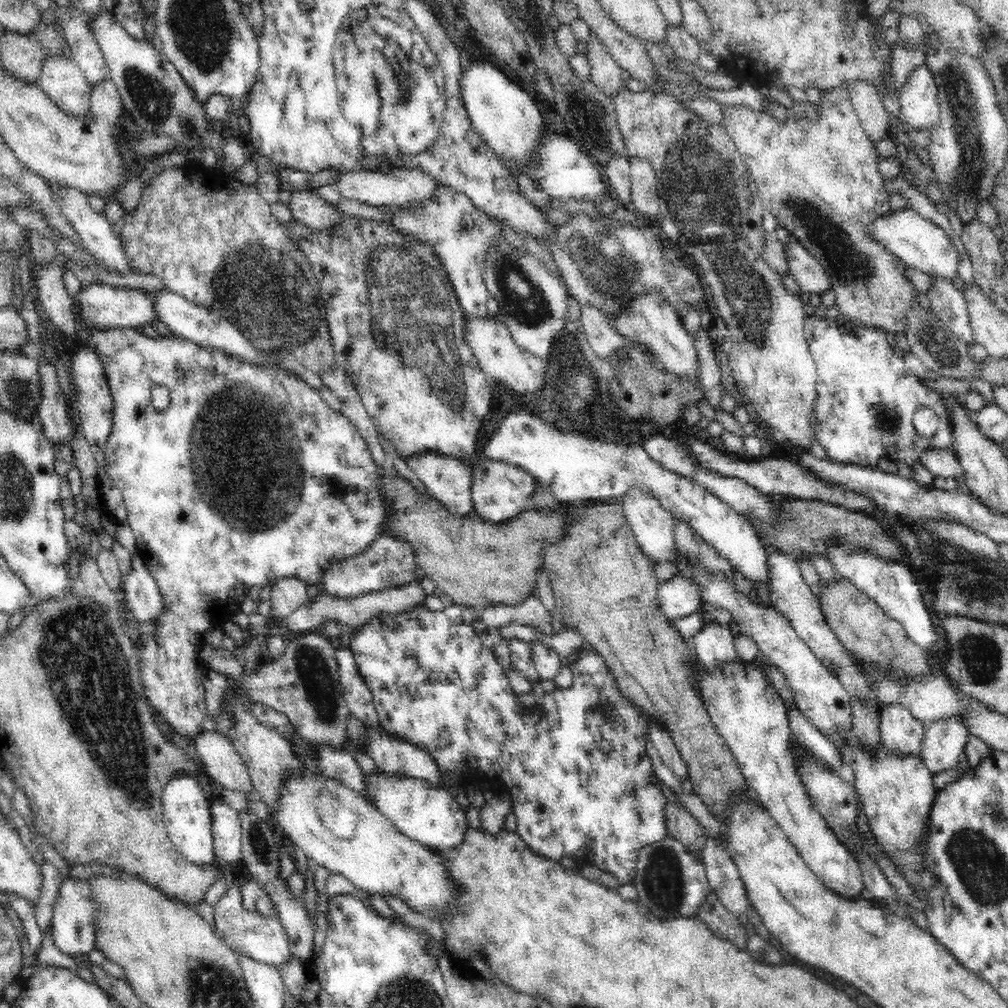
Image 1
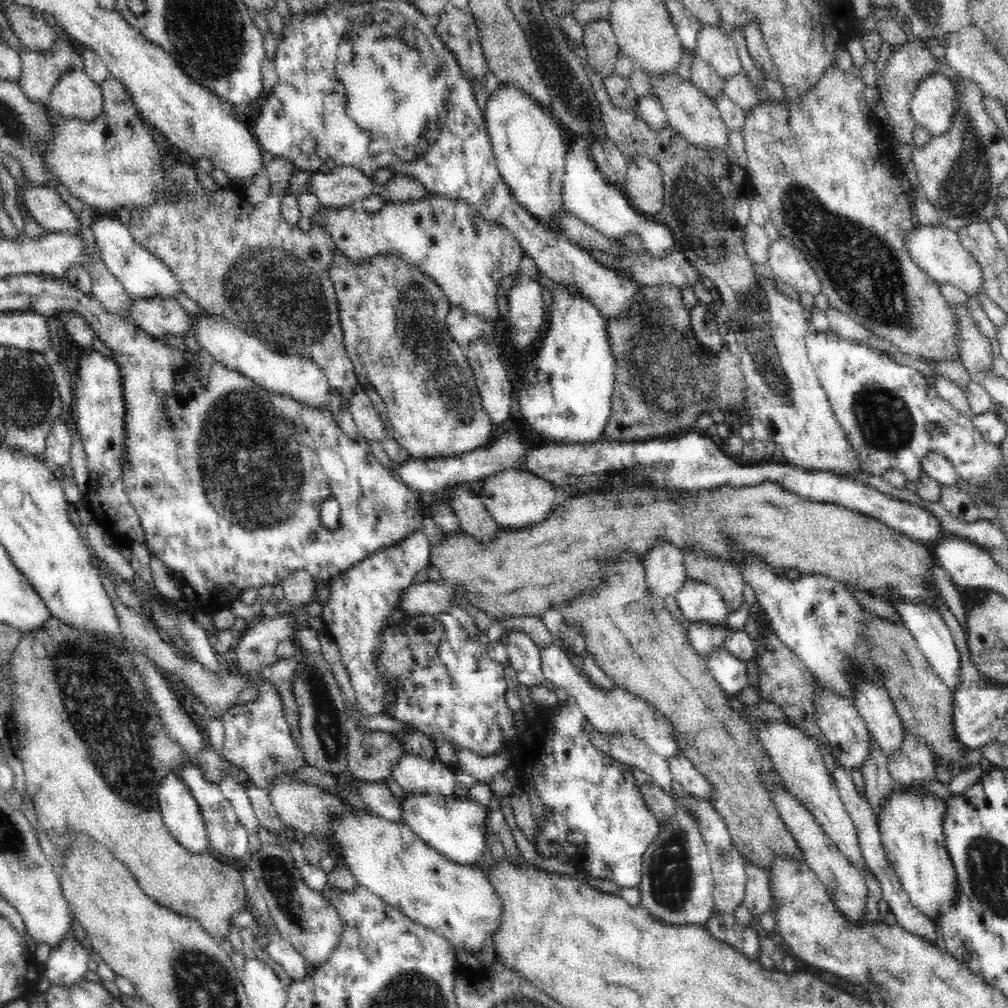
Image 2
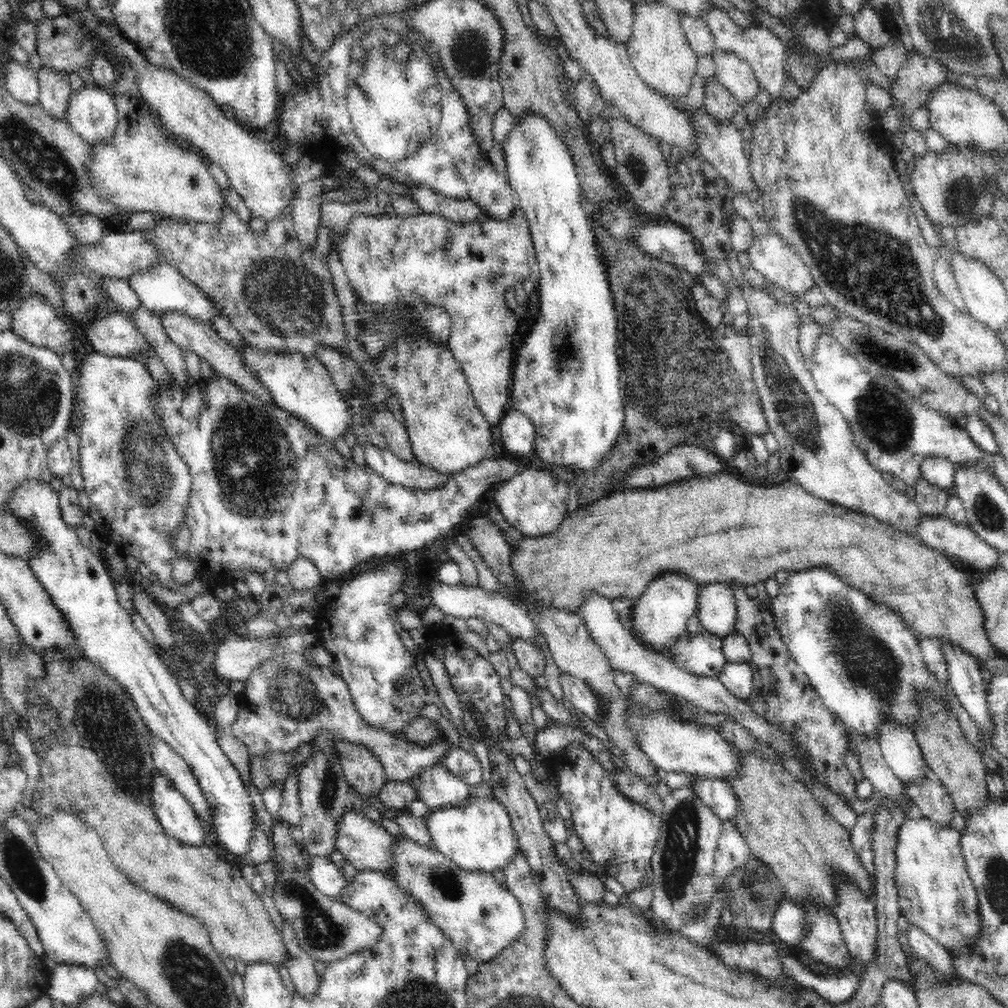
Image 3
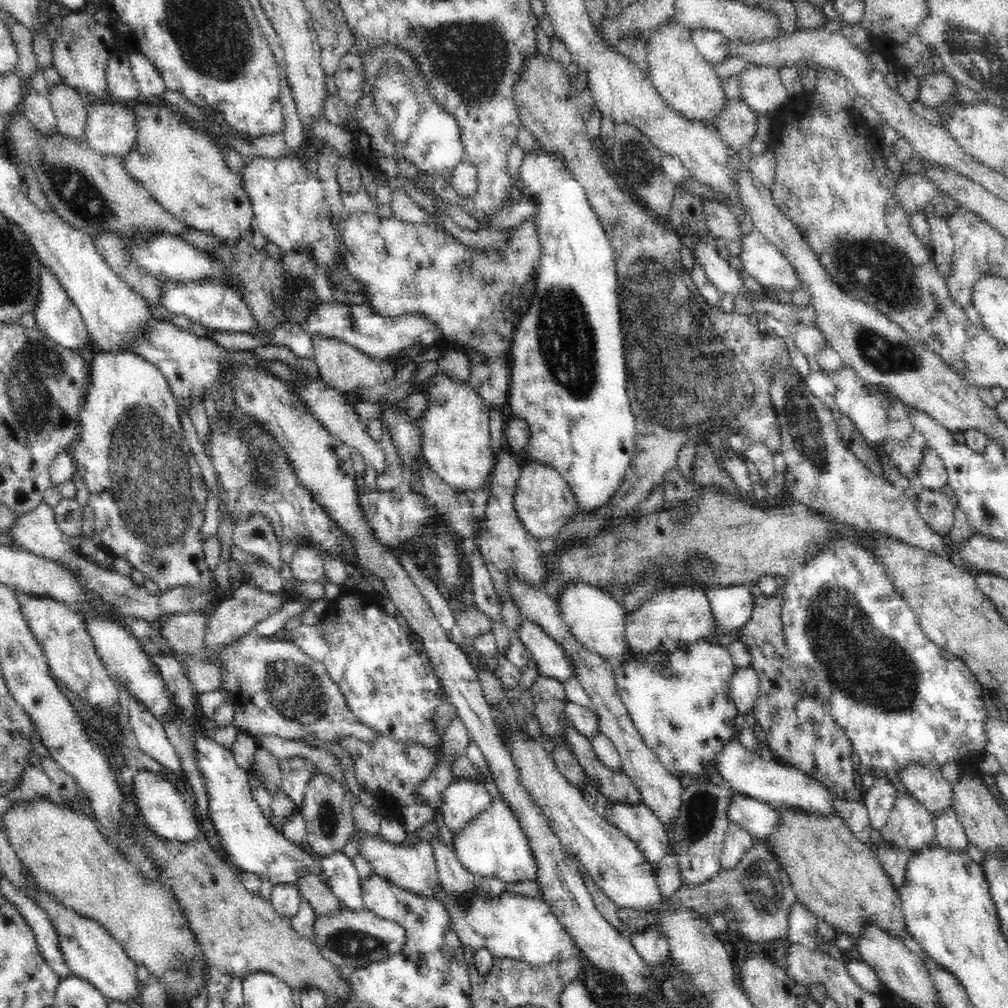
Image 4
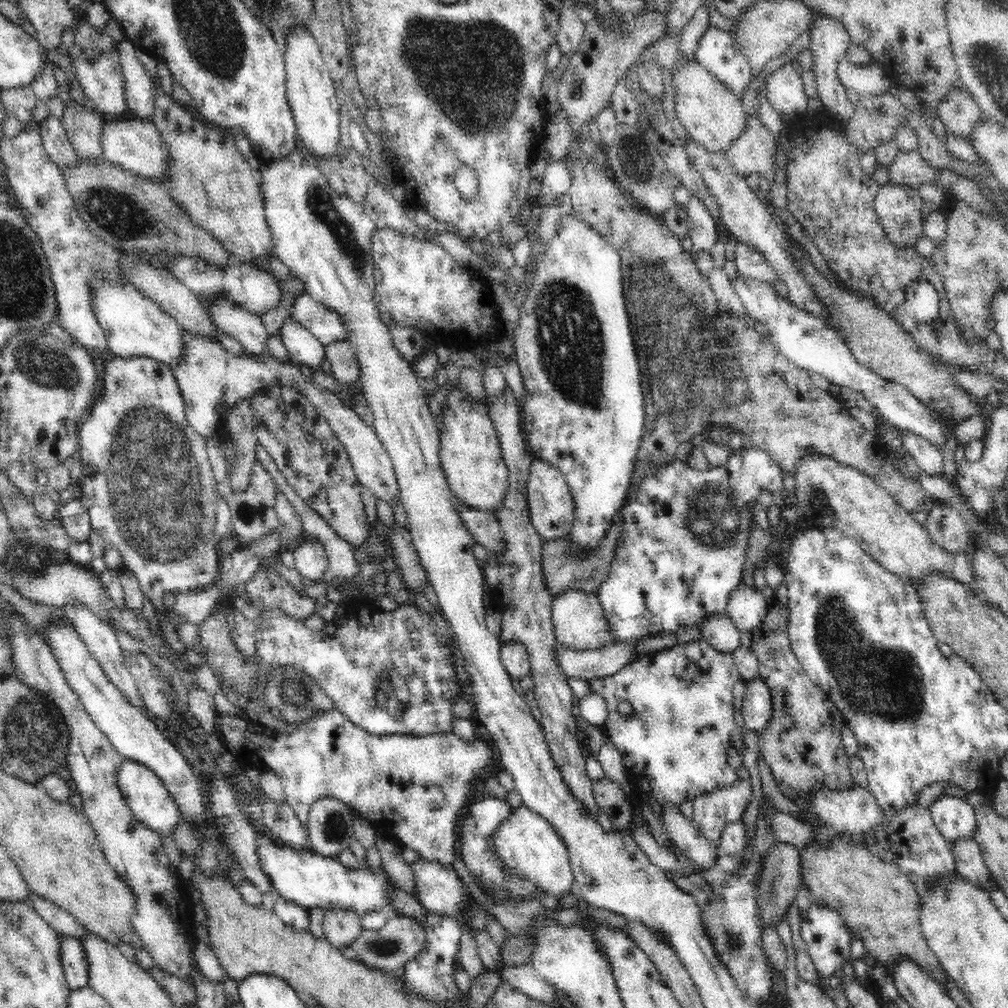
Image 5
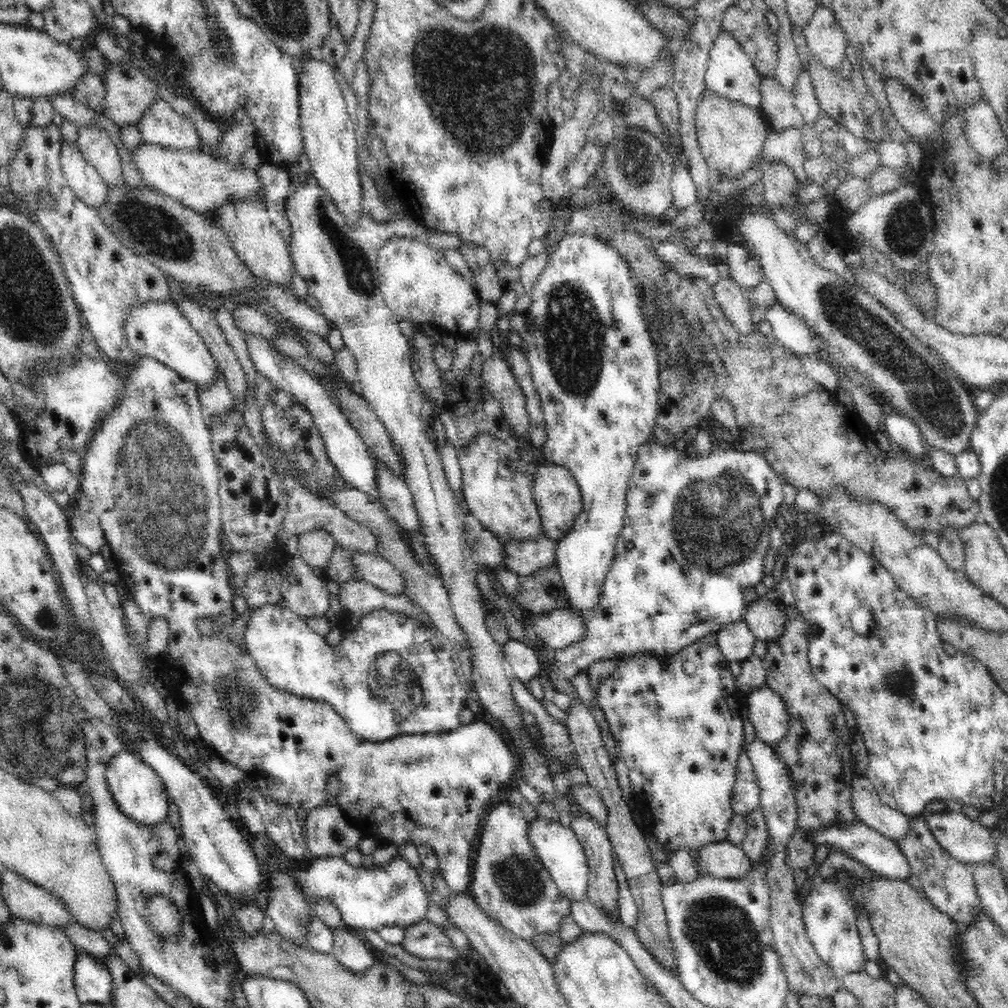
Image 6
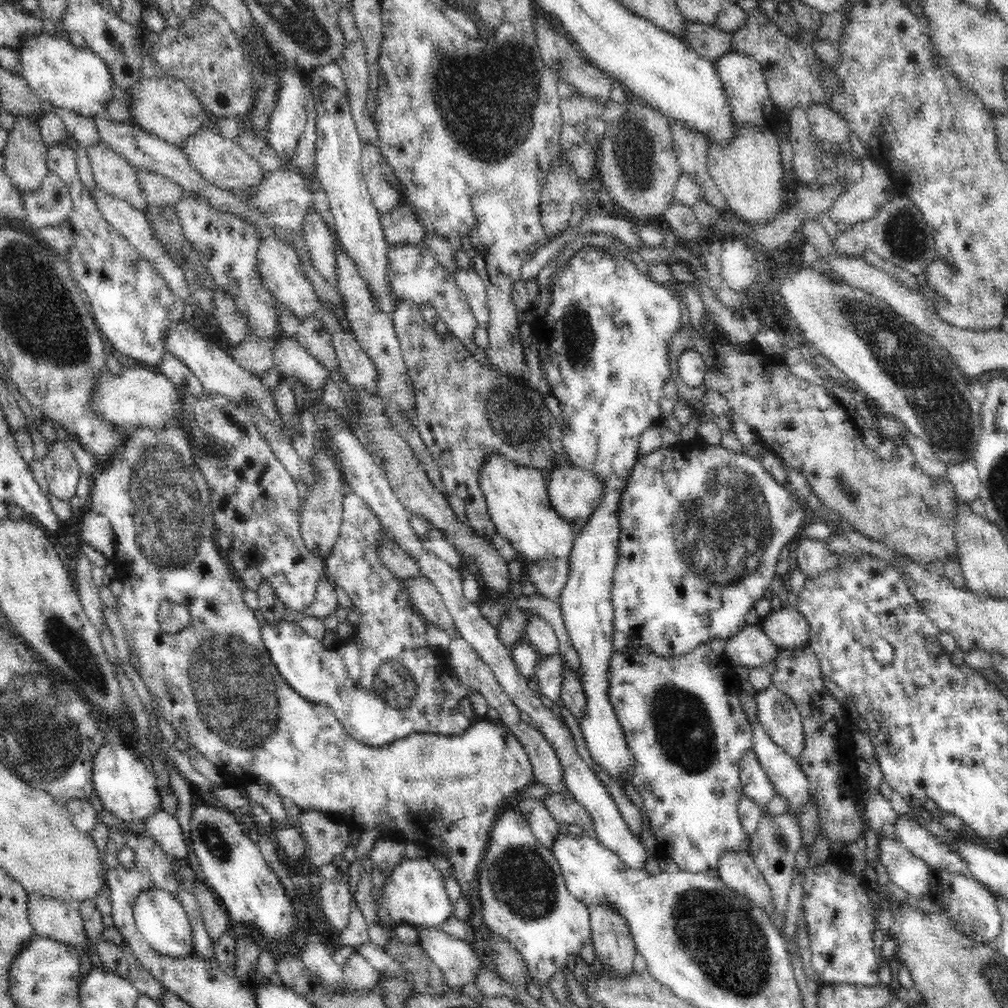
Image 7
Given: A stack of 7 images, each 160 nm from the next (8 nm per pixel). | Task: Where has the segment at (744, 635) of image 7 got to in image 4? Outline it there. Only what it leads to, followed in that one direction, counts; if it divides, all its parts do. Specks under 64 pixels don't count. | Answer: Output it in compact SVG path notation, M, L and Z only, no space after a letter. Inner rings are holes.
M680 586L676 590L665 588L660 597L652 598L635 613L625 615L625 650L629 652L627 656L634 656L634 658L637 655L674 650L684 643L712 640L712 636L724 638L726 634L728 631L716 625L716 615L712 611L712 603L706 593L692 586ZM522 618L516 638L525 644L538 666L538 673L561 681L576 677L575 660L552 635L544 631L536 621Z

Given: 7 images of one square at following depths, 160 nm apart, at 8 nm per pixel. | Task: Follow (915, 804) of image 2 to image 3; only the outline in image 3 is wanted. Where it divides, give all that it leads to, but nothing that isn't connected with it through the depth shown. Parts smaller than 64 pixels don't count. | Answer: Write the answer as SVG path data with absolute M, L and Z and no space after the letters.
M917 815L902 822L896 842L896 887L899 906L909 925L930 936L954 961L957 957L980 954L978 945L984 933L978 892L962 854L962 837L954 827L934 826Z

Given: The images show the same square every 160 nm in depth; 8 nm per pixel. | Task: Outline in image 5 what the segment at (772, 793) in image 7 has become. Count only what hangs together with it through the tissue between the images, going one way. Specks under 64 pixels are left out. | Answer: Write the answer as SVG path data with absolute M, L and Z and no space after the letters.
M750 778L738 779L732 786L696 798L692 820L701 834L719 844L719 836L724 827L728 823L740 821L752 800L754 800L754 786Z

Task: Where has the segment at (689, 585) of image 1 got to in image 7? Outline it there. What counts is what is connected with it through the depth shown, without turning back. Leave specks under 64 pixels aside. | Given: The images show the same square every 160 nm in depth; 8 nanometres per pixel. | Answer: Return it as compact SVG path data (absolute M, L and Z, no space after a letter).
M775 604L771 613L762 617L759 624L760 628L764 629L764 632L768 635L768 638L781 648L806 648L810 644L810 621L795 607L795 604L786 607Z

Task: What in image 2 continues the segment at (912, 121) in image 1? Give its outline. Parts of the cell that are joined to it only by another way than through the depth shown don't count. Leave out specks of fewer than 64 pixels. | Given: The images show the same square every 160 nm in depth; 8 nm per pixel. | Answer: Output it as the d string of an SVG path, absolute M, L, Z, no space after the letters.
M942 72L920 82L910 100L912 116L918 126L926 128L931 137L948 133L959 113L960 89Z

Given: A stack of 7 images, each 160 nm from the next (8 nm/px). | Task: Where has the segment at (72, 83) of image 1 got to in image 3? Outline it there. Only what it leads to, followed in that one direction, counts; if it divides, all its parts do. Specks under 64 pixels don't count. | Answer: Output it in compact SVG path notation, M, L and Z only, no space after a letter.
M88 80L81 90L72 92L66 121L76 131L76 134L79 134L90 145L111 145L116 136L116 128L118 128L118 107L106 88L96 86Z

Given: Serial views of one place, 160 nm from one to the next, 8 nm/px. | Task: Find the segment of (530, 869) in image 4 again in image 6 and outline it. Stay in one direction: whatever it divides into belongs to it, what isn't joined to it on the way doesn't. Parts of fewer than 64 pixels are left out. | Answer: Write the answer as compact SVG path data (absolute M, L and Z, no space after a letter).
M540 816L536 818L536 822L528 824L528 837L532 839L532 845L540 861L550 870L550 875L556 881L562 895L570 901L586 900L590 873L587 850L571 827L564 827L559 822Z

